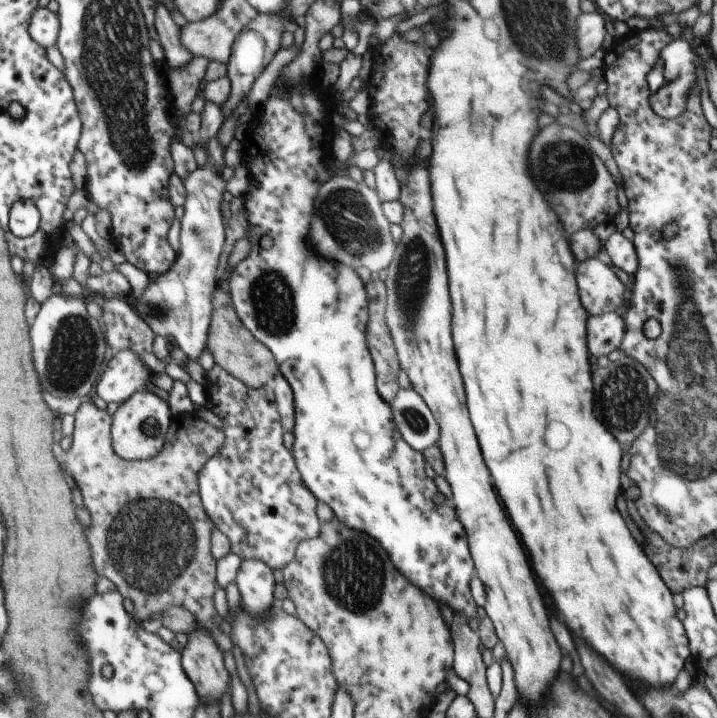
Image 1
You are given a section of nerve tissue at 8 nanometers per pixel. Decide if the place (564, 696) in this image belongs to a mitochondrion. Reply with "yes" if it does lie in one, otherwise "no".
no

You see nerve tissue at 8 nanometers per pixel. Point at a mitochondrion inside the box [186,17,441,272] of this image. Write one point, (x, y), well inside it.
(345, 214)

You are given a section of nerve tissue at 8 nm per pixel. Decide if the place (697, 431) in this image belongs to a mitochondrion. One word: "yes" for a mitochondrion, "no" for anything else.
yes

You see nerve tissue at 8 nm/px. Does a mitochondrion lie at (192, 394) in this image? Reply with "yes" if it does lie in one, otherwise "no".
no

